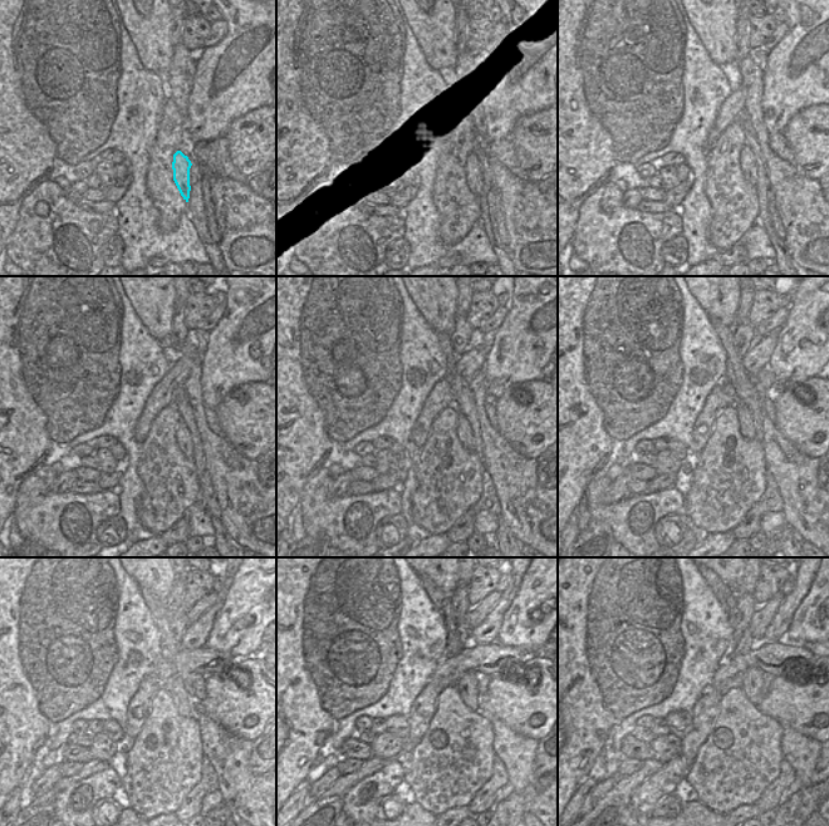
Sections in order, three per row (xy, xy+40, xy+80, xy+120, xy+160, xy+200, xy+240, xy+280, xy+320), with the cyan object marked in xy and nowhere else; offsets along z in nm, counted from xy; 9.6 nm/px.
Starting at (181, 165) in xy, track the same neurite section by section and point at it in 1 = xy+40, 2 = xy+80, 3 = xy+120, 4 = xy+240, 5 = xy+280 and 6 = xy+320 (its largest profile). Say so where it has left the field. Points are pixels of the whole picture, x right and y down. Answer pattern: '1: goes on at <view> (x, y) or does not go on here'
1: goes on at xy+40 (474, 180)
2: goes on at xy+80 (747, 162)
3: goes on at xy+120 (185, 442)
4: goes on at xy+240 (185, 702)
5: goes on at xy+280 (467, 686)
6: goes on at xy+320 (753, 681)

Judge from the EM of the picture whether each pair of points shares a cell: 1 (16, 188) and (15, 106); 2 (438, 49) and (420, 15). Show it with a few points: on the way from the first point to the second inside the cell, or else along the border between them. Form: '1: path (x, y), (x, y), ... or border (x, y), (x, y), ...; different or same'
1: path (15, 168), (15, 126); same
2: path (437, 40), (435, 30), (428, 24); same

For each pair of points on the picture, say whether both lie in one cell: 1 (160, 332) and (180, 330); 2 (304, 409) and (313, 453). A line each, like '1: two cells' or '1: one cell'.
1: two cells
2: one cell

